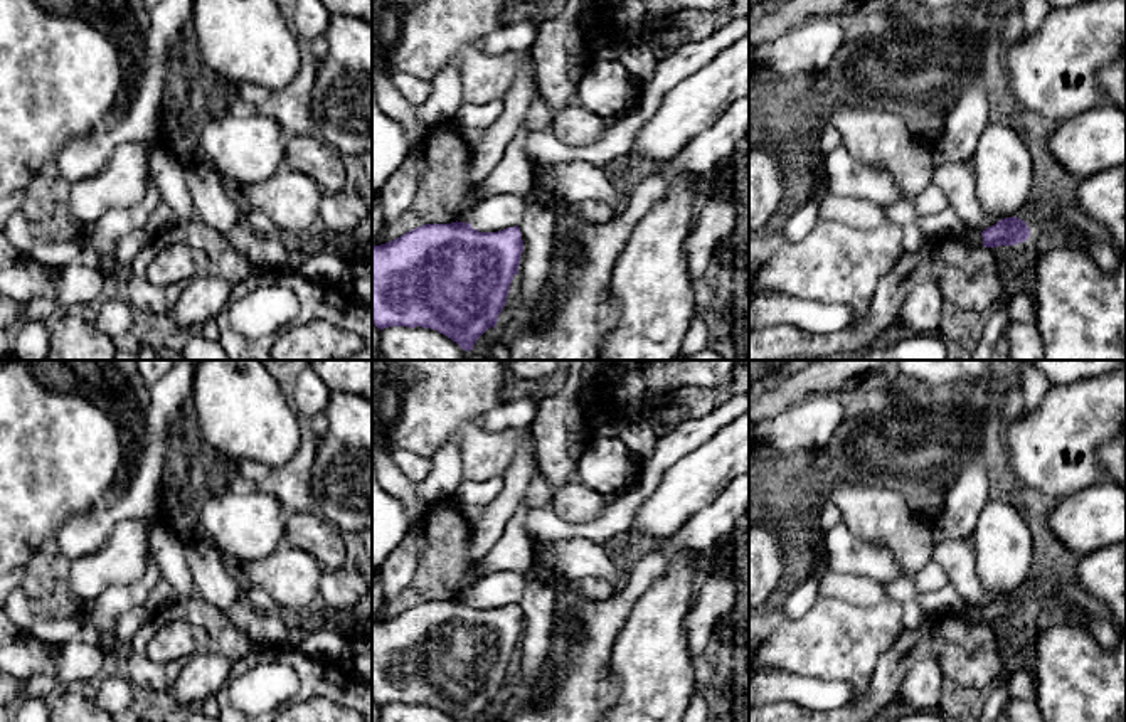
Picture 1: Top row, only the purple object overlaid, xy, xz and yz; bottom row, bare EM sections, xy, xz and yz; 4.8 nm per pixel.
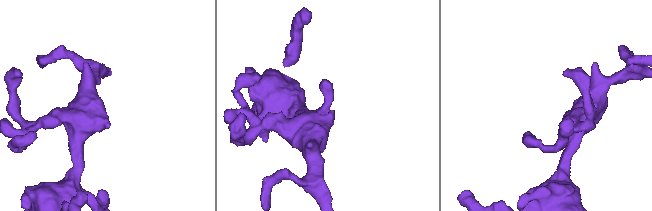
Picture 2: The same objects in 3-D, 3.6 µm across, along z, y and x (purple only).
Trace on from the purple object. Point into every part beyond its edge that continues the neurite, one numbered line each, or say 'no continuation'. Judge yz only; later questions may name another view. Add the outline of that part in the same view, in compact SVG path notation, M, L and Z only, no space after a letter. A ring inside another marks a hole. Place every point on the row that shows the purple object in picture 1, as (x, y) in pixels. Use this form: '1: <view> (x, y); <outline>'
1: yz (970, 241); M963 231L963 234L954 241L954 251L959 254L973 252L981 247L985 247L983 236L976 231Z

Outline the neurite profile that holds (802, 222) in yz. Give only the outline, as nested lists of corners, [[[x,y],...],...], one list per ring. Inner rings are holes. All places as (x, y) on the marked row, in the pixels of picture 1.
[[[813,148],[801,157],[810,165],[813,185],[805,205],[783,227],[783,234],[788,241],[801,241],[813,229],[813,226],[820,219],[821,204],[830,194],[826,155]]]

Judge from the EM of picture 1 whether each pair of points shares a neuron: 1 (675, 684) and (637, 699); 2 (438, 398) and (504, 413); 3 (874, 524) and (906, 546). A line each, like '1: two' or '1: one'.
1: one
2: two
3: one

